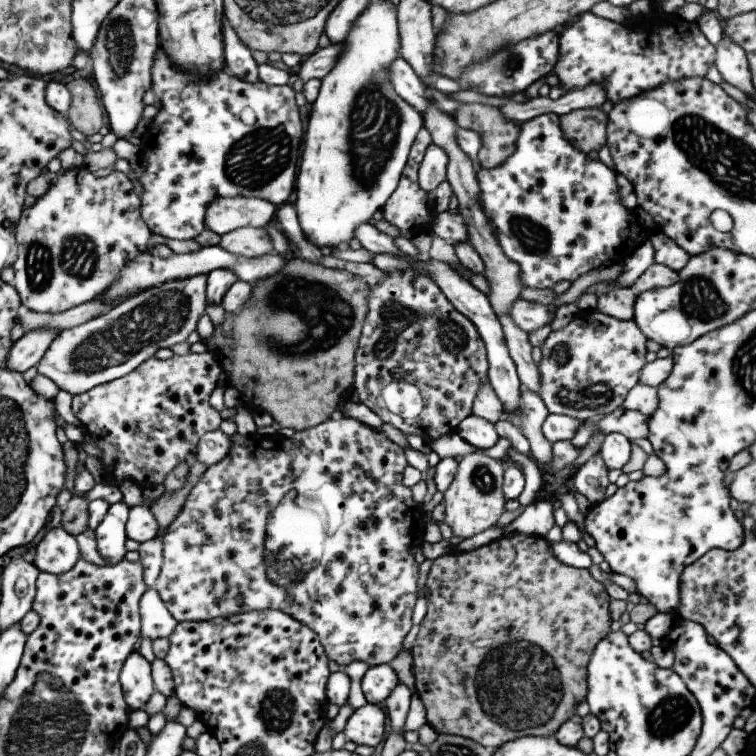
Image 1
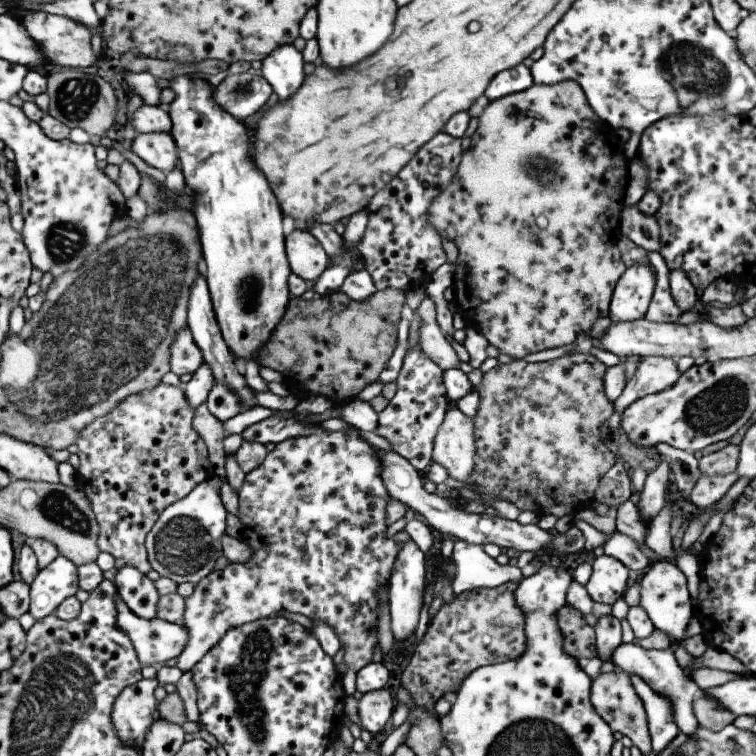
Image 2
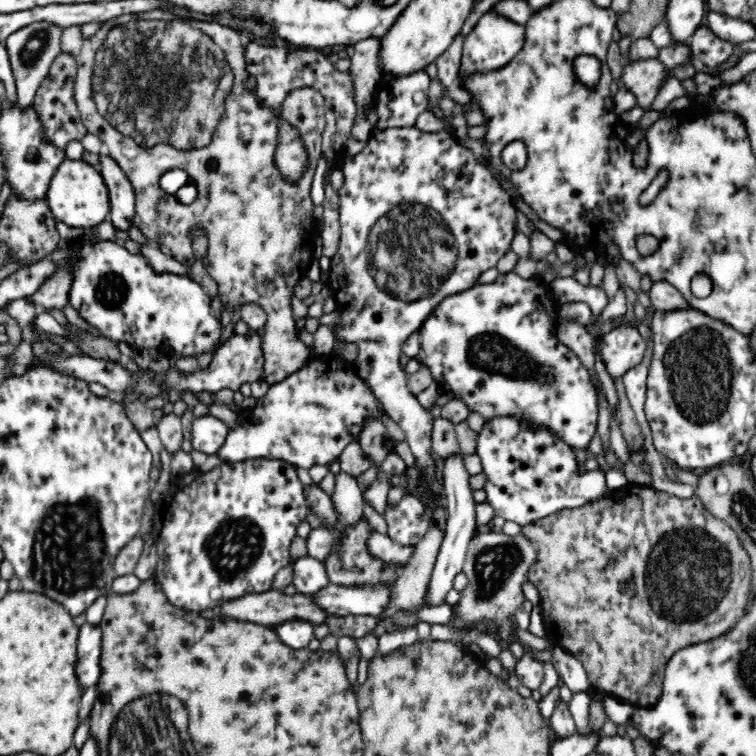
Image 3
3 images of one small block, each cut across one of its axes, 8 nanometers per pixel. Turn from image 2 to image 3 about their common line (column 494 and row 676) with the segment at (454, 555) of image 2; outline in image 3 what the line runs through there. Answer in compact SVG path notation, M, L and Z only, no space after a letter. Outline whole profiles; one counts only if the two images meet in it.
M556 646L550 661L555 664L559 677L562 678L561 681L572 693L593 691L584 665L574 655Z

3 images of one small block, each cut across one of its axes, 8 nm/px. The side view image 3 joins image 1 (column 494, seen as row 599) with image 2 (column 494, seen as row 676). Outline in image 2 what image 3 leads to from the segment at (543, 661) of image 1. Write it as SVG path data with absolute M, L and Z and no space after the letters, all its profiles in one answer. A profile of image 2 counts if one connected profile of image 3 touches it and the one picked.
M507 582L497 588L473 589L460 592L450 603L440 606L431 622L427 622L426 631L420 641L414 646L414 654L411 655L407 666L401 674L401 687L414 700L415 706L425 706L437 718L433 711L433 705L438 698L452 698L451 686L460 682L476 668L483 665L491 665L518 659L525 650L524 618L522 611L514 603L513 591L517 583Z

